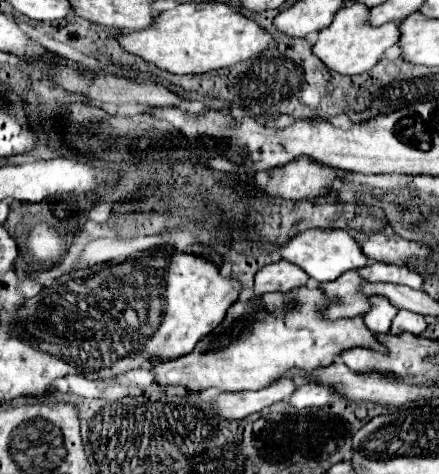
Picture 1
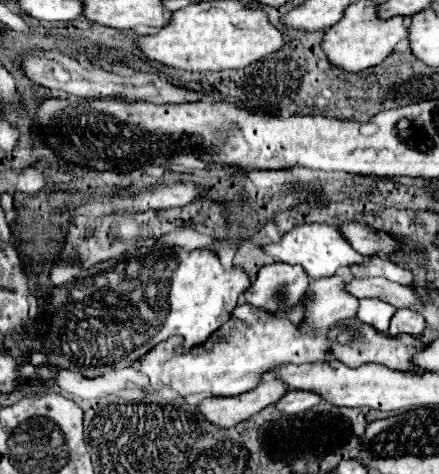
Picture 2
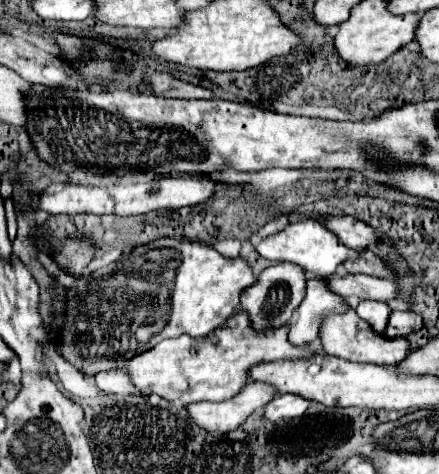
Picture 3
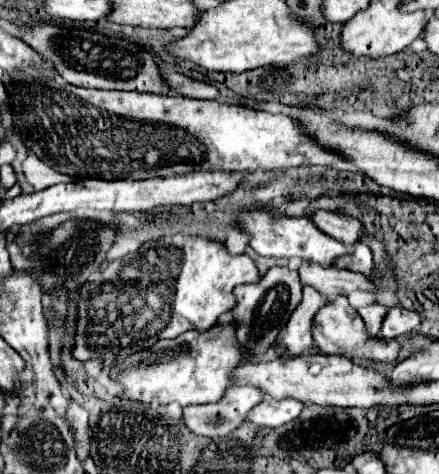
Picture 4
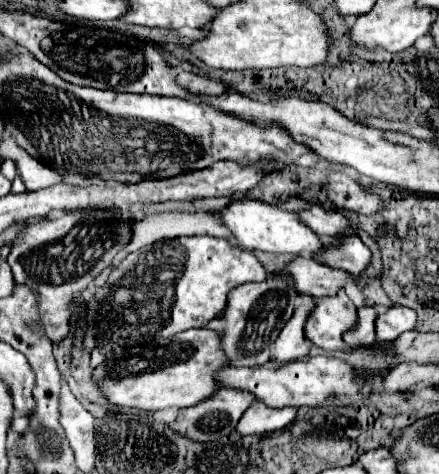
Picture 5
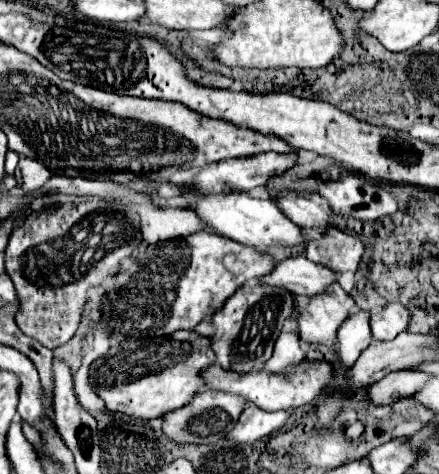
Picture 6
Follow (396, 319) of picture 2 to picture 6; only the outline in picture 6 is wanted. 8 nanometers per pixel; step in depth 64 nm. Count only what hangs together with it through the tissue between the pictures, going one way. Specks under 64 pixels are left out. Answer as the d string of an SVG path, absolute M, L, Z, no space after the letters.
M386 304L380 312L370 314L370 330L376 340L394 340L406 330L410 314L402 304Z

